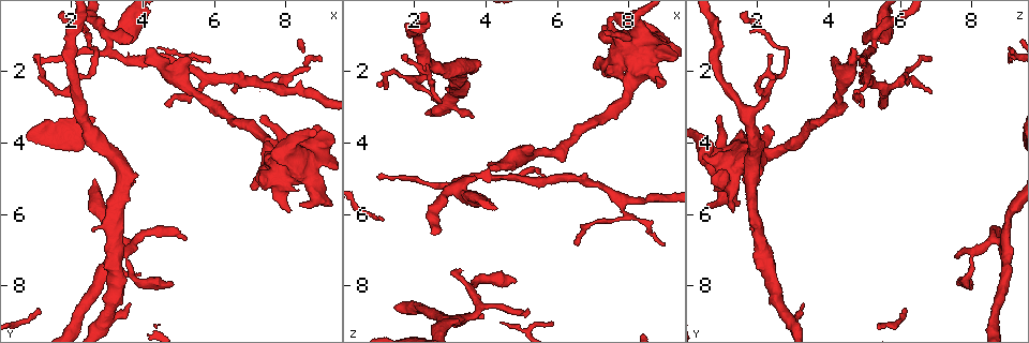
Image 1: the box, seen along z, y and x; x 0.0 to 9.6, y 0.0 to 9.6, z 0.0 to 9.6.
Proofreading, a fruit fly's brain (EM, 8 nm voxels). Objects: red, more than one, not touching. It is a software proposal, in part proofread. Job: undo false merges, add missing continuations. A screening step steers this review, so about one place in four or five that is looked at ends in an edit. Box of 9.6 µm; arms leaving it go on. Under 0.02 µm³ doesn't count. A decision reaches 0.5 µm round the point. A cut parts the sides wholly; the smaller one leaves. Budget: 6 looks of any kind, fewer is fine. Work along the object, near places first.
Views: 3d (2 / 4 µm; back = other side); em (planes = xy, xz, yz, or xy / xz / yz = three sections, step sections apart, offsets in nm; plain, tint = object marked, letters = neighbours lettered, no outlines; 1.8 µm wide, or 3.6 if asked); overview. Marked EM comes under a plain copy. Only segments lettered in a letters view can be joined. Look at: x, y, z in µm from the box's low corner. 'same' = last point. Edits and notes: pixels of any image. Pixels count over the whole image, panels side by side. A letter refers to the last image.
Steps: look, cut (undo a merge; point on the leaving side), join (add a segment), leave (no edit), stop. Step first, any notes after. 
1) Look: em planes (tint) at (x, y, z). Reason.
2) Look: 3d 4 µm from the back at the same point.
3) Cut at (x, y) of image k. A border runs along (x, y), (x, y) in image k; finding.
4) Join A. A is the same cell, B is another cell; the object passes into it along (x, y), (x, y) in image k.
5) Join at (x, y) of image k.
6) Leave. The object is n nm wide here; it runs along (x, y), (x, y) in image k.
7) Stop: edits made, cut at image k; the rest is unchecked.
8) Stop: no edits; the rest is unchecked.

Look: em yz step 8 (letters) at (3.35, 7.15, 7.55). An open end.

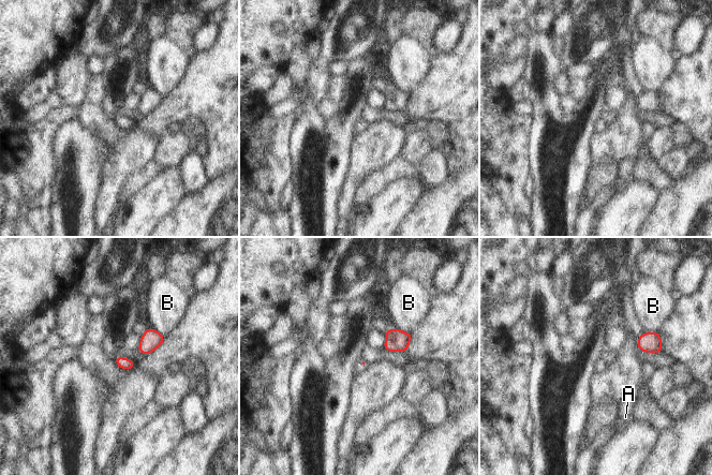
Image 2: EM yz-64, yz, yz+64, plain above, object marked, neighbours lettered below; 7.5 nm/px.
Leave. A and B are other cells; none of them fits.

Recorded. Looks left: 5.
Look: 3d 4 µm at (4.90, 7.95, 7.95). Branch stops here.

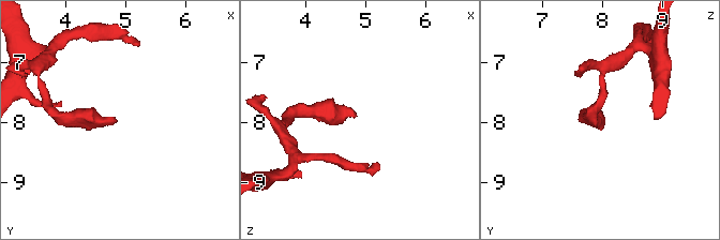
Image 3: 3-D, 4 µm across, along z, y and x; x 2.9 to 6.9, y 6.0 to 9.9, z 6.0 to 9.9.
Look: em 3.6 µm planes (letters) at (4.85, 8.00, 7.90). Now the EM.

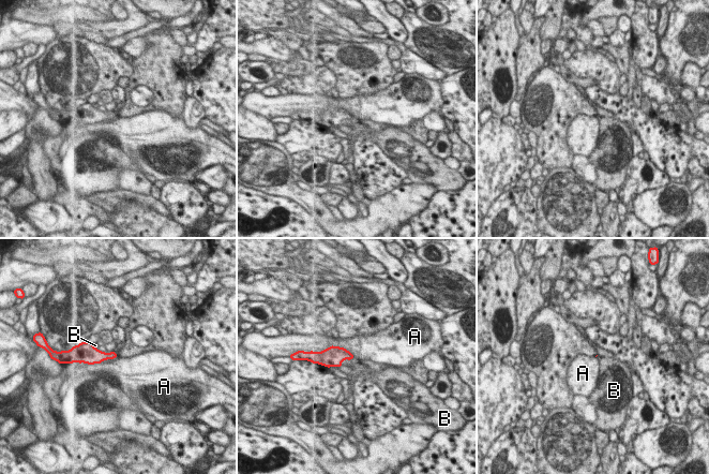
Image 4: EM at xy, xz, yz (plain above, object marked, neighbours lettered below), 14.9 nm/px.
Leave. A and B are other cells; a border runs along (320, 351), (338, 345), (355, 357) in image 4; none of them fits.

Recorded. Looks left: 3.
Look: em planes (letters) at (3.10, 1.05, 5.20). Abrupt turn.

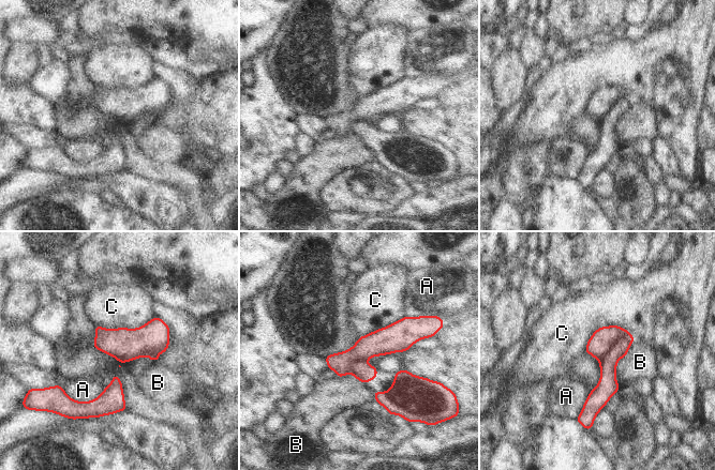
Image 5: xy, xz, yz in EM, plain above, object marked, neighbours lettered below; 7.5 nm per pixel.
Cut at (608, 366) of image 5. The object is 190 nm wide here; A, B and C are other cells; two neurons meet here.

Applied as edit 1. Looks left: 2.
Stop: edits made, cut at image 5; the rest is unchecked.

